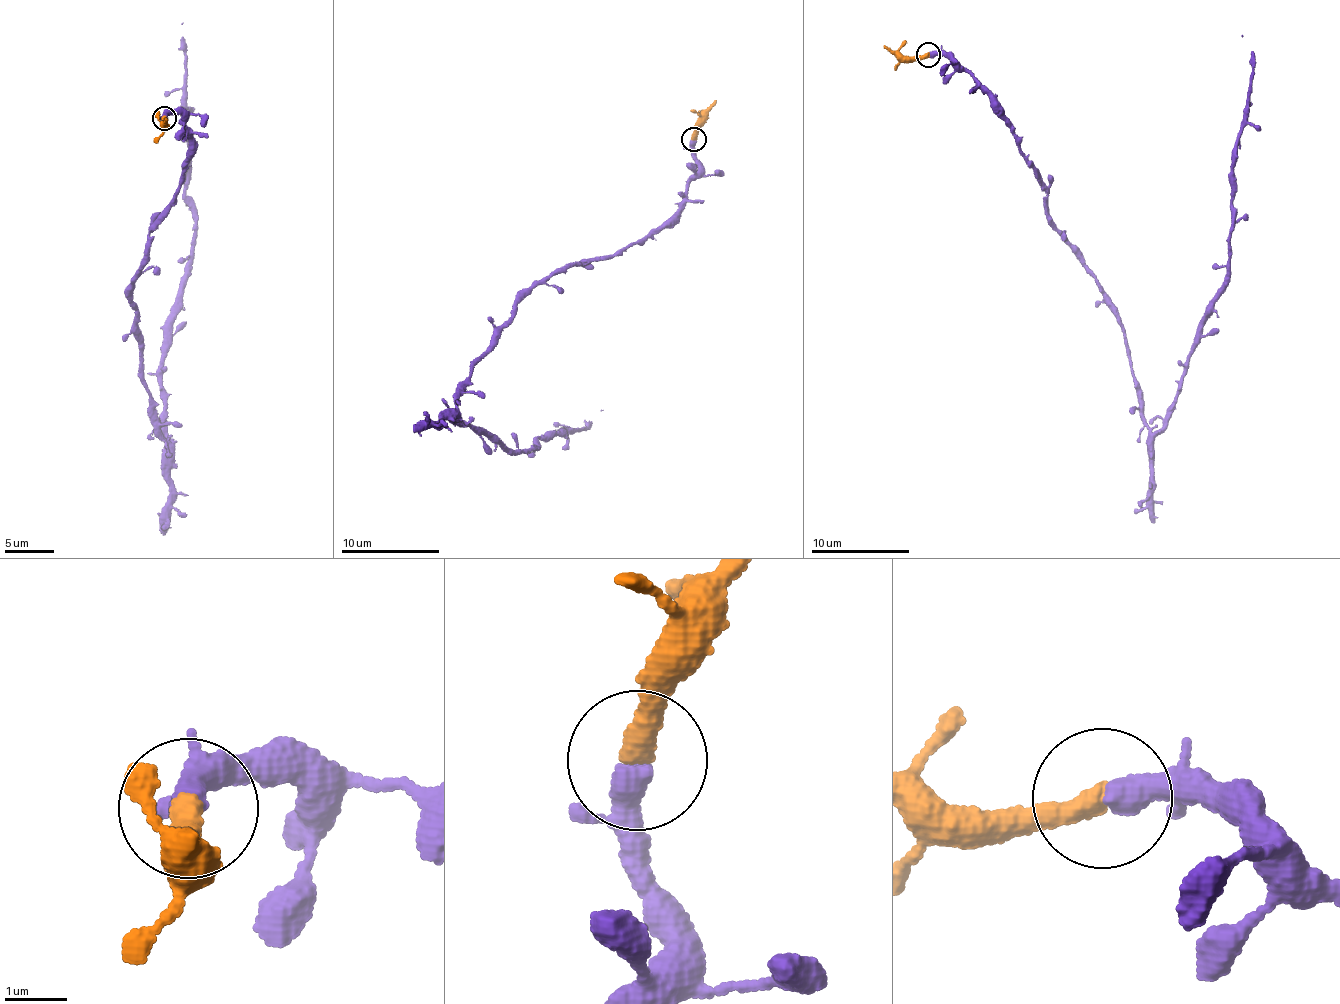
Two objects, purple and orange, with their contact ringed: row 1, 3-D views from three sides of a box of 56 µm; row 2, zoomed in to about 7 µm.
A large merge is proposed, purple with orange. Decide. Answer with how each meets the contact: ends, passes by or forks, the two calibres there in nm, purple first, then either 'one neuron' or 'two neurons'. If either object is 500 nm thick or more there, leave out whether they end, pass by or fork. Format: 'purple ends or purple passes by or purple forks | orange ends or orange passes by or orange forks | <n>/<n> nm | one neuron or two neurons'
purple passes by | orange ends | 320/400 nm | one neuron

